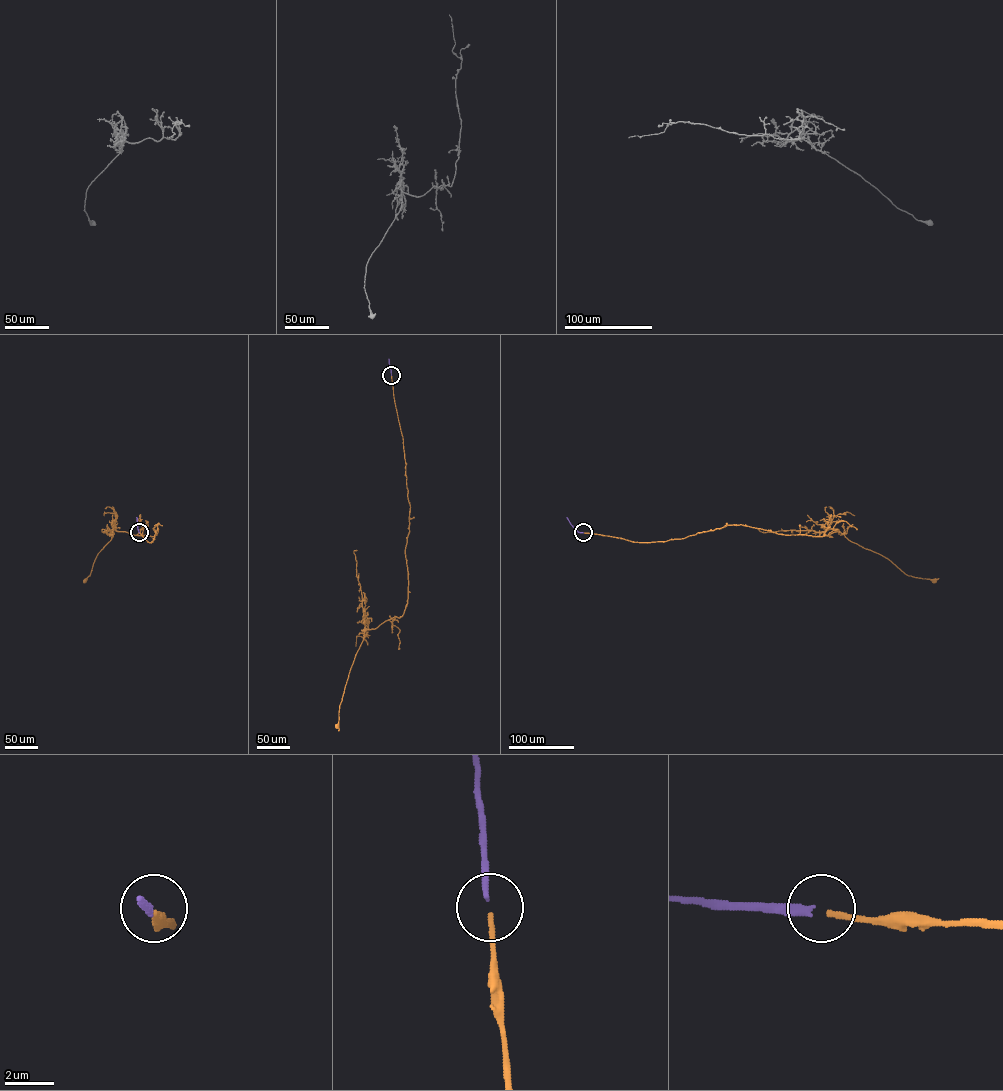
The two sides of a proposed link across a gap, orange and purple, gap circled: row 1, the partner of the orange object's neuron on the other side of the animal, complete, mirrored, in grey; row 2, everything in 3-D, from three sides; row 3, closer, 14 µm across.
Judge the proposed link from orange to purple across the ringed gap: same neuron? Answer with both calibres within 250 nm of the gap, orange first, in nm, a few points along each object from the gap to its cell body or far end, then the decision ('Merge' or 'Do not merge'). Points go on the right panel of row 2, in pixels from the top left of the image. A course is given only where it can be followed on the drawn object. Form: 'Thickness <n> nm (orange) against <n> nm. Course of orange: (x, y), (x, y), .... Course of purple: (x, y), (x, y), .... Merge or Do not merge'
Thickness 240 nm (orange) against 240 nm. Course of orange: (584, 532), (648, 542), (683, 538), (727, 525), (816, 536), (837, 529), (908, 575), (934, 581). Course of purple: (583, 532), (578, 532), (567, 517). Merge

